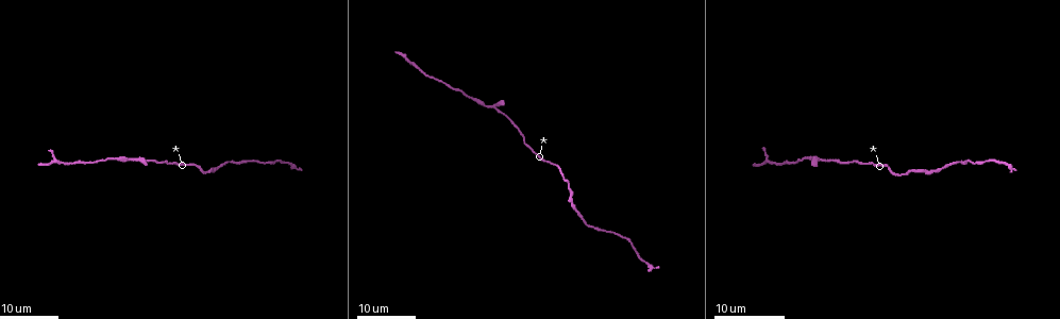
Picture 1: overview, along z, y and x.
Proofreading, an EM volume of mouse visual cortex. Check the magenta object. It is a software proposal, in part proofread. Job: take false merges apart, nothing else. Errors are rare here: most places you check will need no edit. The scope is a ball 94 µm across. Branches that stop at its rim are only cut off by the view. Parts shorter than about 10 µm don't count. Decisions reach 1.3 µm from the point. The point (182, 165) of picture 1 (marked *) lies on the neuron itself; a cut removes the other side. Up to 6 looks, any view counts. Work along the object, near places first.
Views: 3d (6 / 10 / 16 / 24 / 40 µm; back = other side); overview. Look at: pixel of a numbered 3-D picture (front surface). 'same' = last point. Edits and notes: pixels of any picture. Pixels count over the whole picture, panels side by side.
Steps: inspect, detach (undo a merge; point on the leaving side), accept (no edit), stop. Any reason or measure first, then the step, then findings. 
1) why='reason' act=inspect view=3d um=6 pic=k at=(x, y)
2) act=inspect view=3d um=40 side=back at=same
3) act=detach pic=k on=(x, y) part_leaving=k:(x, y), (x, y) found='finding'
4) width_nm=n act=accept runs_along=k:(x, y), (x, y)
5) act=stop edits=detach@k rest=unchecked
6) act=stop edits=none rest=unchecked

why='sudden change in width' act=inspect view=3d um=16 pic=1 at=(825, 161)

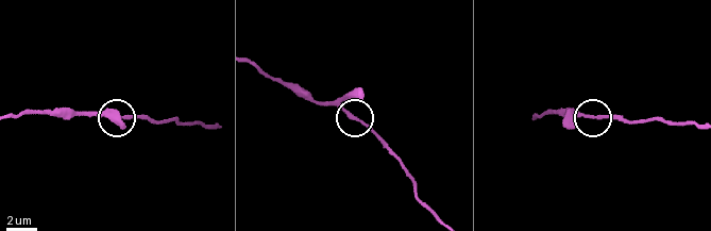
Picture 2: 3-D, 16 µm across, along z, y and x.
act=inspect view=3d um=6 pic=2 at=(351, 117)

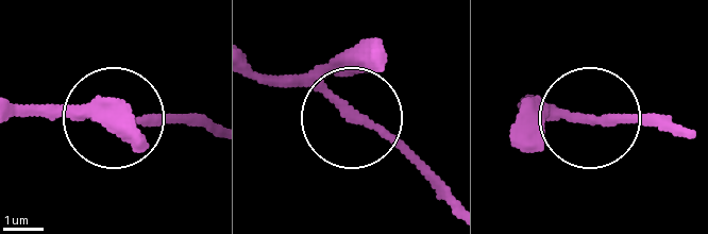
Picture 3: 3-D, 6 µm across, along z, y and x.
act=accept runs_along=3:(445, 195), (384, 134), (252, 63) found='one neuron here'

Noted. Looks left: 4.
why='calibre changes' act=inspect view=3d um=16 pic=1 at=(622, 236)

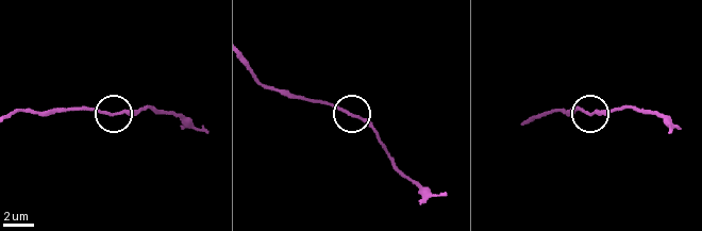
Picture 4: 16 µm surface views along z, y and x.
why='zoom in' act=inspect view=3d um=10 pic=4 at=(110, 115)

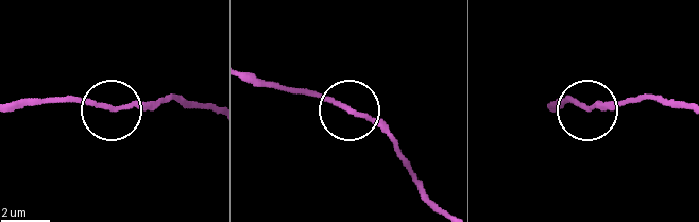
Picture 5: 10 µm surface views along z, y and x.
width_nm=180 act=accept runs_along=5:(548, 106), (575, 100), (586, 109), (617, 106) found='continuous, no second neuron'

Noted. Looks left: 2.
why='thick turns thin' act=inspect view=3d um=24 pic=1 at=(474, 97)

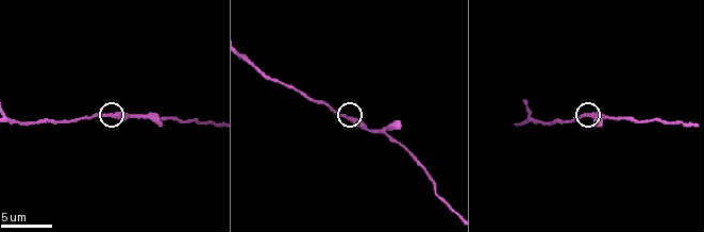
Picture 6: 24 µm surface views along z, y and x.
act=inspect view=3d um=6 pic=6 at=(109, 115)

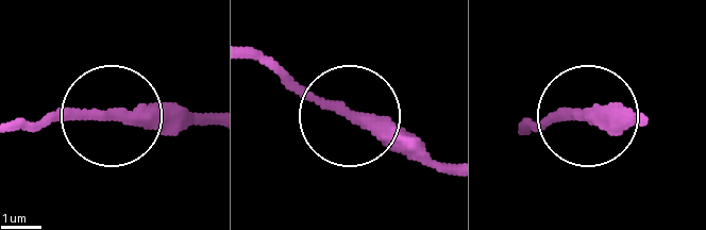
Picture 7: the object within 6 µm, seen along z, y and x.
act=accept runs_along=7:(203, 121), (61, 111), (23, 121) found='continuous, no second neuron'

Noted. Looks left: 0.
act=stop edits=none rest=unchecked

